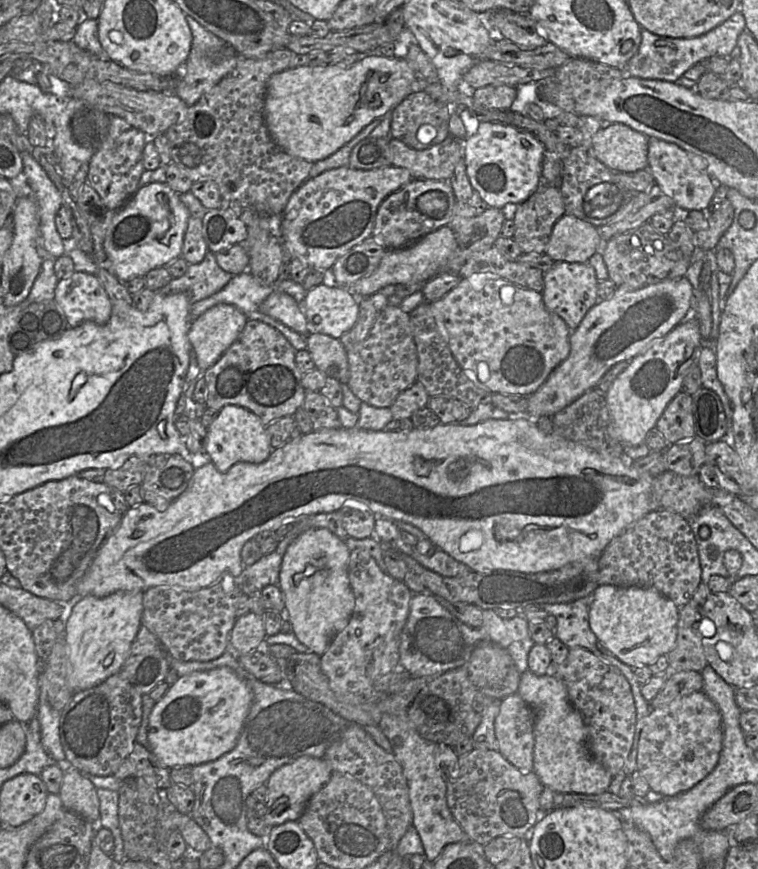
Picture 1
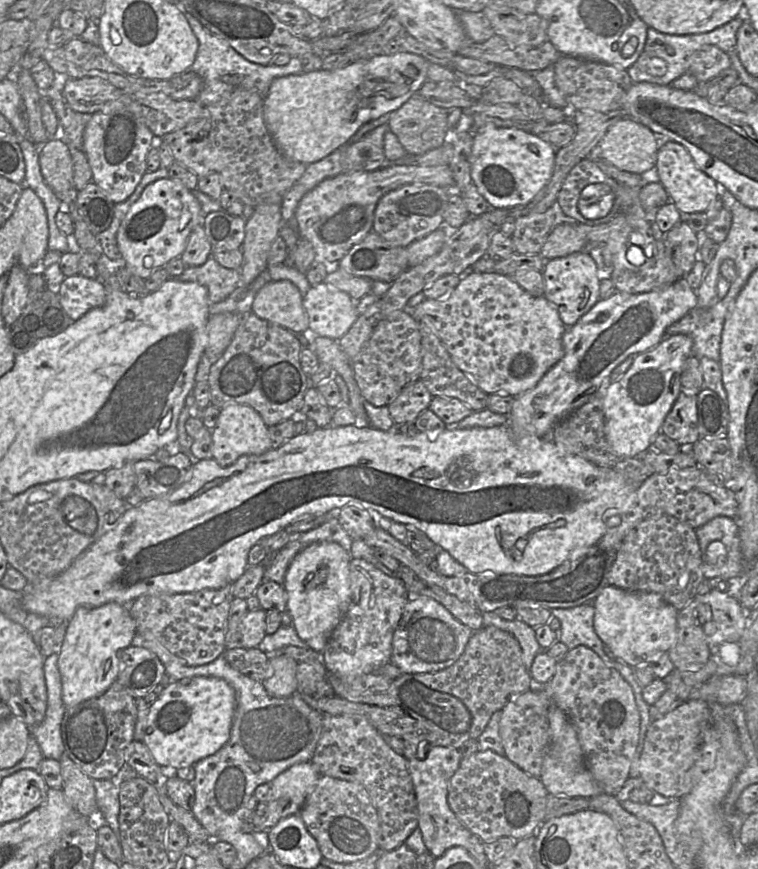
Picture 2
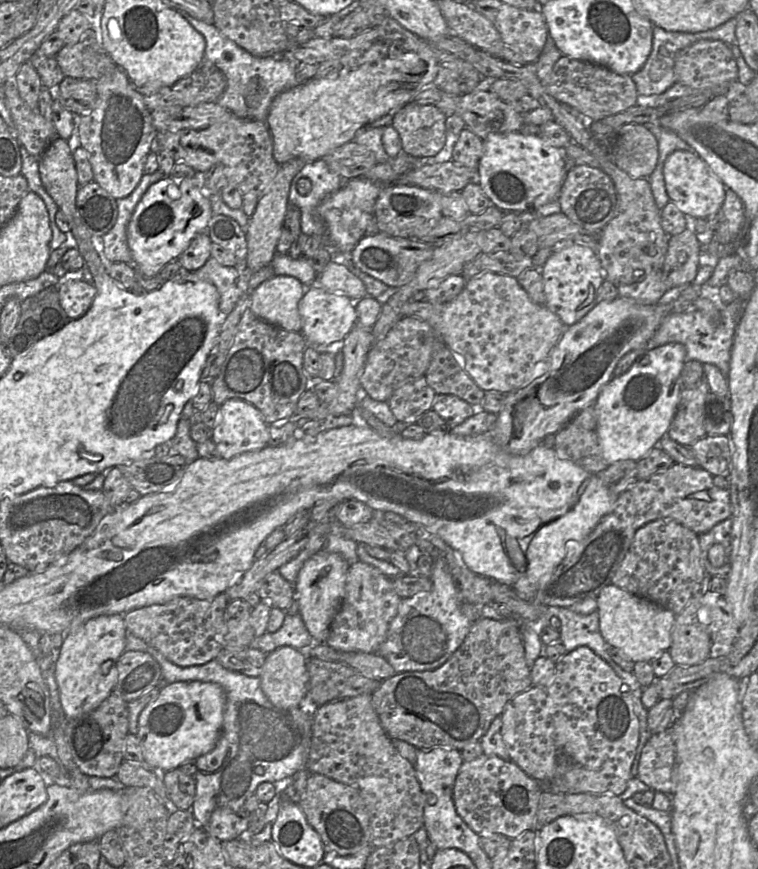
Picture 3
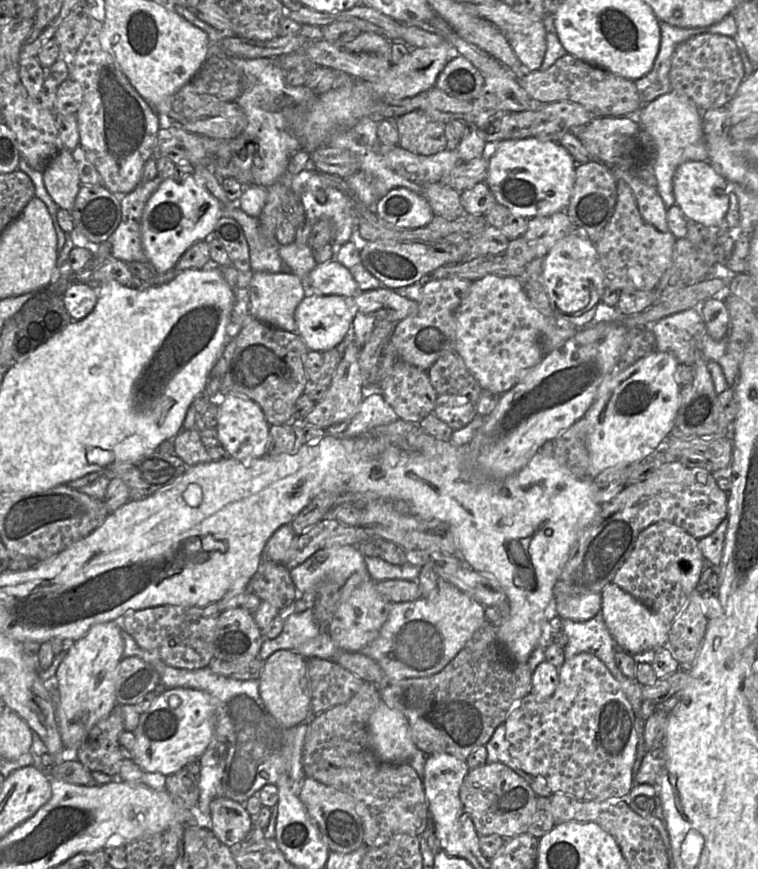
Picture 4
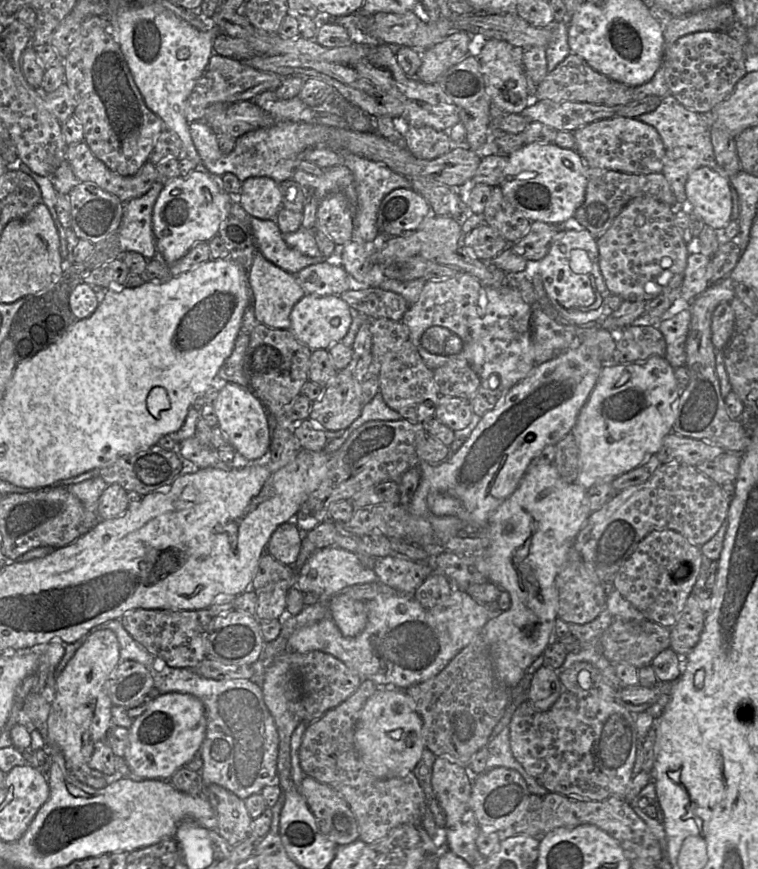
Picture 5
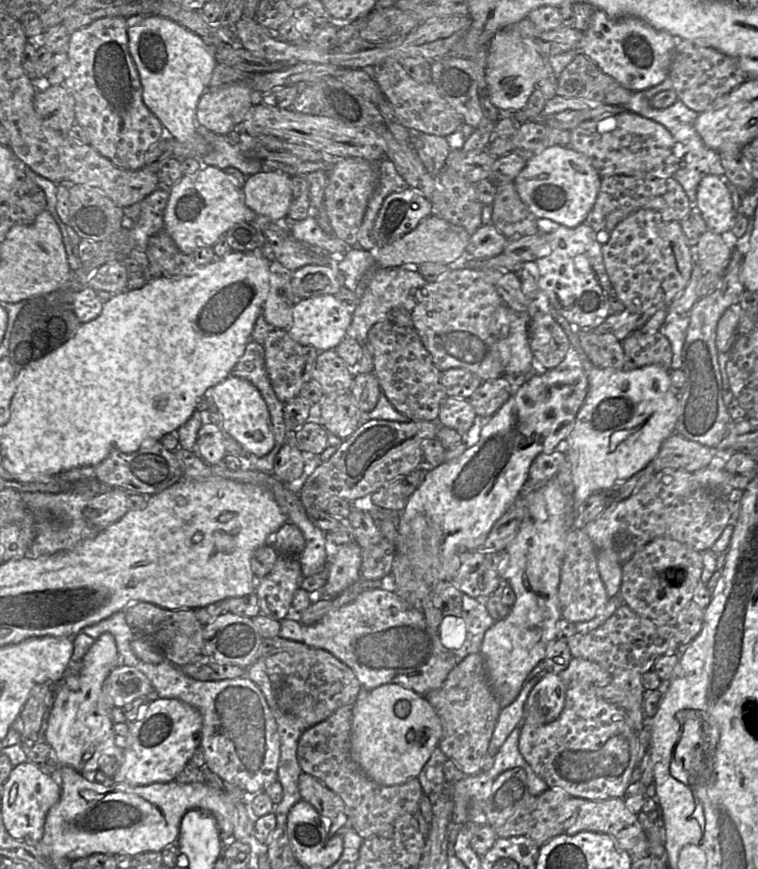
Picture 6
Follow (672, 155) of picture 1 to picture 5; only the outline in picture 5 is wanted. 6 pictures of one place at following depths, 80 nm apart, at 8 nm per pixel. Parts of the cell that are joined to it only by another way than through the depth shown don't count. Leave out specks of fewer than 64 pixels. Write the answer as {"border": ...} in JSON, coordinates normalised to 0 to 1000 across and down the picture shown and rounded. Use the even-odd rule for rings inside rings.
{"border":[[[923,192],[908,204],[904,221],[912,241],[930,259],[955,264],[964,253],[966,229],[962,204],[935,192]]]}

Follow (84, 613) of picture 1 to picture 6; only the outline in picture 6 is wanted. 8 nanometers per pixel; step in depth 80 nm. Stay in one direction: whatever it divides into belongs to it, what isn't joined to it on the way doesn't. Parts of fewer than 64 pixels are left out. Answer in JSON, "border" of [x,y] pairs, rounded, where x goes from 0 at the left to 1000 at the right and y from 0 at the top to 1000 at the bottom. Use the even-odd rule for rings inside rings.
{"border":[[[146,728],[132,731],[112,755],[107,759],[108,769],[104,776],[106,791],[100,795],[87,791],[75,791],[71,808],[65,818],[63,833],[59,841],[59,854],[71,863],[77,881],[94,881],[107,892],[113,888],[131,886],[131,873],[136,869],[150,871],[154,876],[162,876],[162,863],[152,856],[146,825],[148,812],[140,808],[137,799],[137,785],[145,773],[158,764],[158,756],[152,734]]]}

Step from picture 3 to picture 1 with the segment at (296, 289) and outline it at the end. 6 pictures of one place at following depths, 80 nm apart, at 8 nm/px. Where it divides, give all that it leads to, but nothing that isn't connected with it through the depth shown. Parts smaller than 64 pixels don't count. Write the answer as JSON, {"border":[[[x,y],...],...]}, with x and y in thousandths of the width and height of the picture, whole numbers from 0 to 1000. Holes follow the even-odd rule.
{"border":[[[361,335],[343,351],[347,361],[371,371],[396,386],[408,384],[404,366],[387,342],[375,336]]]}

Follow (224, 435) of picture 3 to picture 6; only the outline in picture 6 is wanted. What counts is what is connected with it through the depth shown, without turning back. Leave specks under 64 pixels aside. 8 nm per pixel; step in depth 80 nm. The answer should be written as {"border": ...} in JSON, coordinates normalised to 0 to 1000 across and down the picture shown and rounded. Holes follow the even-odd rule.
{"border":[[[302,432],[280,446],[278,457],[292,478],[292,489],[297,498],[309,504],[331,524],[351,525],[363,513],[355,473],[343,450],[325,436]]]}

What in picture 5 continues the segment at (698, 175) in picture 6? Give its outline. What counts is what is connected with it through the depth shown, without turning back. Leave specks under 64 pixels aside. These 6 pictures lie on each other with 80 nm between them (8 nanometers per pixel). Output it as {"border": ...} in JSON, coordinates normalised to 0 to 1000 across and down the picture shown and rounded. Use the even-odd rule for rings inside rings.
{"border":[[[873,75],[858,93],[834,102],[834,116],[844,115],[856,109],[872,112],[872,119],[863,128],[846,131],[840,137],[861,145],[873,159],[877,170],[873,200],[880,206],[893,229],[893,234],[885,238],[891,245],[898,238],[900,232],[906,231],[904,213],[909,201],[916,196],[923,192],[935,192],[949,199],[954,198],[943,183],[938,165],[935,131],[926,131],[905,124],[884,108]]]}

